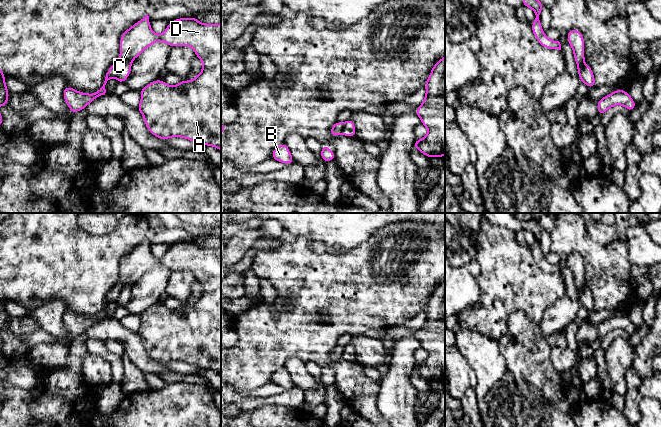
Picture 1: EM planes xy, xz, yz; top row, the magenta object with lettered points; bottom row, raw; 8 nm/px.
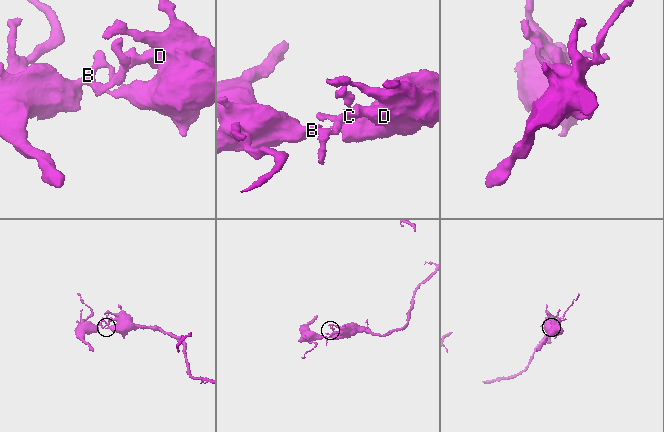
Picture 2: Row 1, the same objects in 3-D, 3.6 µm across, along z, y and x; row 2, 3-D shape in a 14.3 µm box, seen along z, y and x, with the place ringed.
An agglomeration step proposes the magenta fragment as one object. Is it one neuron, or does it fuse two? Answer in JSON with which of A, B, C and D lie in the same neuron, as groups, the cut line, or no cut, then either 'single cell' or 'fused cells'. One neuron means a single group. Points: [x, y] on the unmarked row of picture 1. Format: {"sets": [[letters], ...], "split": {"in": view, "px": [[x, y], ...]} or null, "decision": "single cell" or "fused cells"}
{"sets": [["A", "C", "D"], ["B"]], "split": {"in": "xy", "px": [[130, 283], [126, 283], [122, 287], [115, 301]]}, "decision": "fused cells"}

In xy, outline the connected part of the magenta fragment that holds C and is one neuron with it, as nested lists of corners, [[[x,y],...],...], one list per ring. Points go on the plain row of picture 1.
[[[147,238],[121,259],[119,282],[107,294],[104,308],[98,315],[89,318],[69,310],[65,311],[63,322],[70,335],[75,338],[85,333],[96,322],[105,319],[107,305],[117,301],[122,287],[125,284],[133,285],[157,265],[162,265],[171,271],[190,270],[196,281],[202,285],[202,294],[192,304],[182,304],[179,308],[171,310],[157,303],[139,315],[141,325],[137,334],[141,336],[146,352],[163,365],[172,361],[186,362],[196,368],[213,370],[221,375],[221,247],[205,248],[194,240],[178,242],[171,245],[166,254],[158,259],[151,253]]]

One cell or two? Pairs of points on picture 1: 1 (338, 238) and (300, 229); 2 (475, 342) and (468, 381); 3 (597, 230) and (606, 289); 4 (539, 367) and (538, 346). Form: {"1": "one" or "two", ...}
{"1": "one", "2": "two", "3": "two", "4": "one"}

